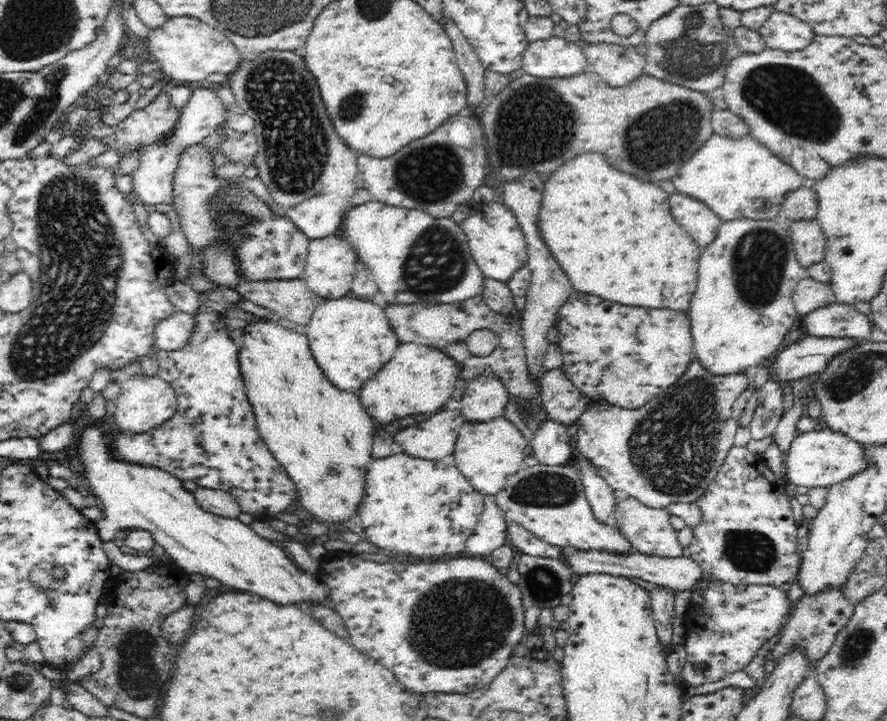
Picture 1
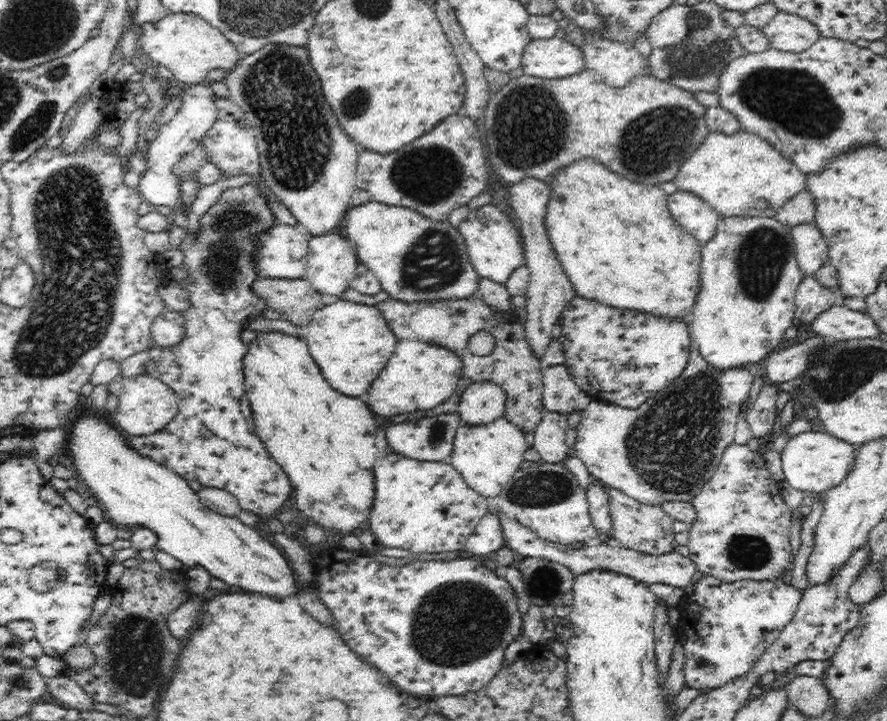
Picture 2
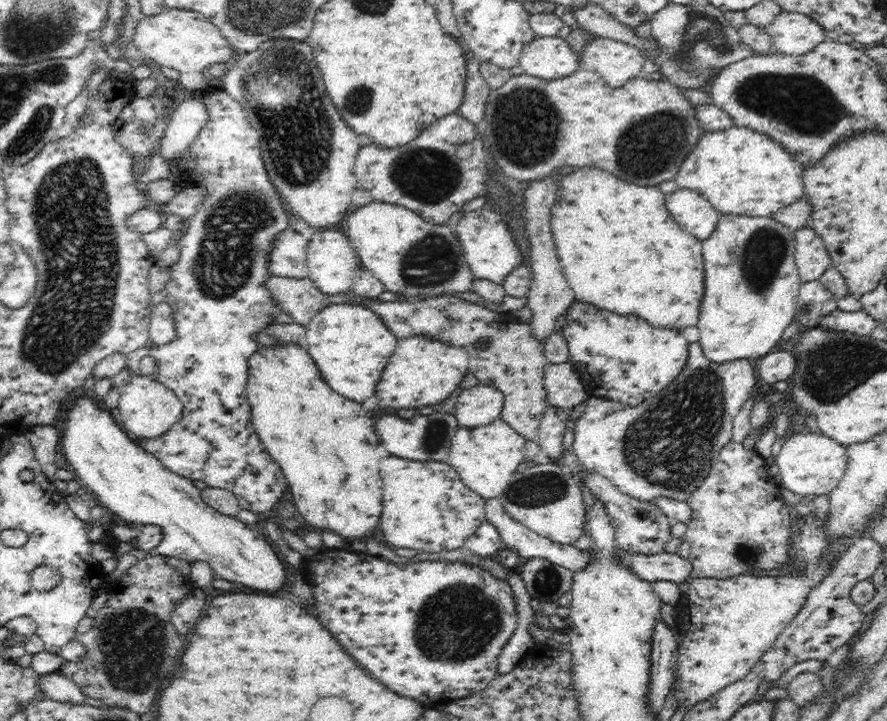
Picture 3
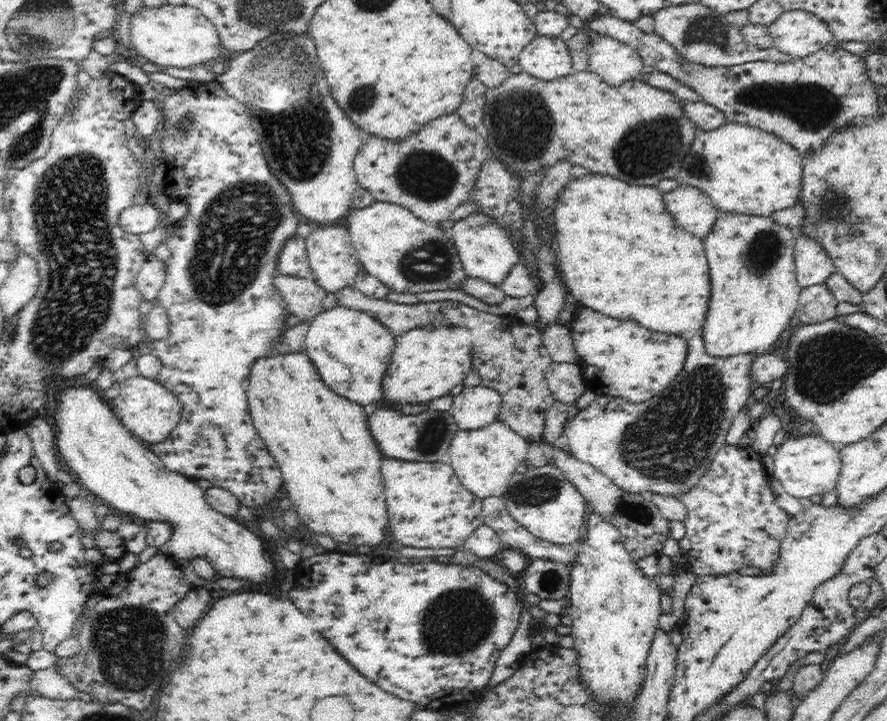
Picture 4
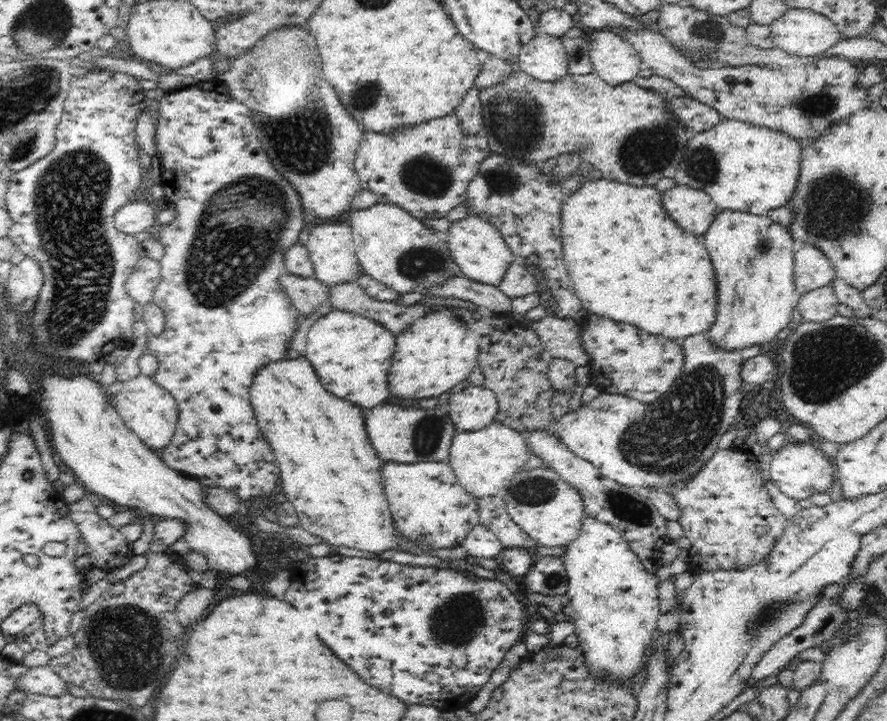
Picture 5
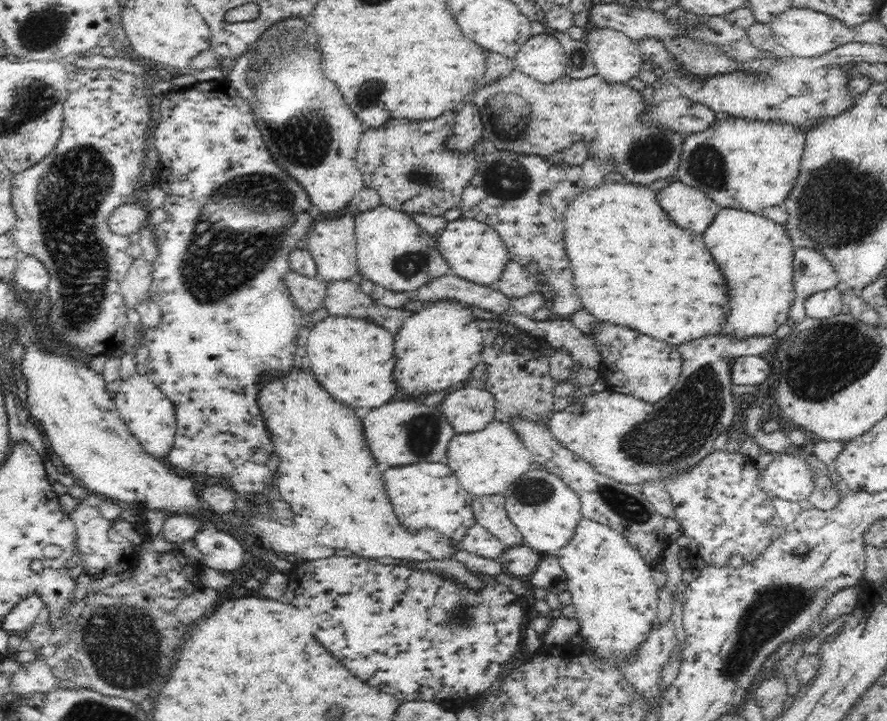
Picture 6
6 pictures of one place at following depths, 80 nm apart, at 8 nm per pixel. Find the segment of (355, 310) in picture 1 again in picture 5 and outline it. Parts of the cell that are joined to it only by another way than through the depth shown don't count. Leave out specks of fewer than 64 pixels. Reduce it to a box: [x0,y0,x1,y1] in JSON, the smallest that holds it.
[306,309,394,408]

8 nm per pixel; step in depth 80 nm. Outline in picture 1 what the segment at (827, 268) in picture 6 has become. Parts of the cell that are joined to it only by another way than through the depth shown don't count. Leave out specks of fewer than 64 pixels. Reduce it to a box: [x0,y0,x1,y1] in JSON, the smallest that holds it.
[788,219,826,269]

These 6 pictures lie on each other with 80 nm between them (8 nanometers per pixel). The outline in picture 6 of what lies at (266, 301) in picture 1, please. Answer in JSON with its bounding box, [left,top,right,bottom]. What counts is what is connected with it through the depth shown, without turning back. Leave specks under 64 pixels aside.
[283,270,326,313]

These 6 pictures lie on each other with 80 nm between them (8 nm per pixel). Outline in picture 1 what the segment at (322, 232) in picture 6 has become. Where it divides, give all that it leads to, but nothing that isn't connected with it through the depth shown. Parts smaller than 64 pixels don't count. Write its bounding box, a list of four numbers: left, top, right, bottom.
[304,233,357,299]

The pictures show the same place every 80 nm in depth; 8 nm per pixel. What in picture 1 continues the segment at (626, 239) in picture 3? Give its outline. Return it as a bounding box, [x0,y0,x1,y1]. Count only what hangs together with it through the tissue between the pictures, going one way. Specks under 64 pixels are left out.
[538,154,702,311]

